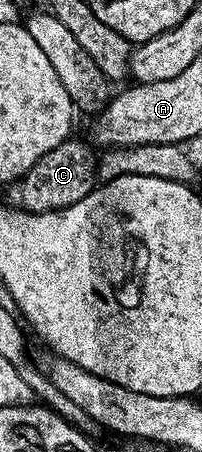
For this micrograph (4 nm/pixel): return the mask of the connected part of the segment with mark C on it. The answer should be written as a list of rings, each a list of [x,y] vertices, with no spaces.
[[[71,136],[66,141],[56,144],[52,152],[44,152],[32,168],[20,180],[22,186],[21,209],[29,214],[43,214],[53,210],[63,210],[88,196],[96,189],[98,177],[98,159],[96,150],[89,141],[77,142],[77,137]]]

